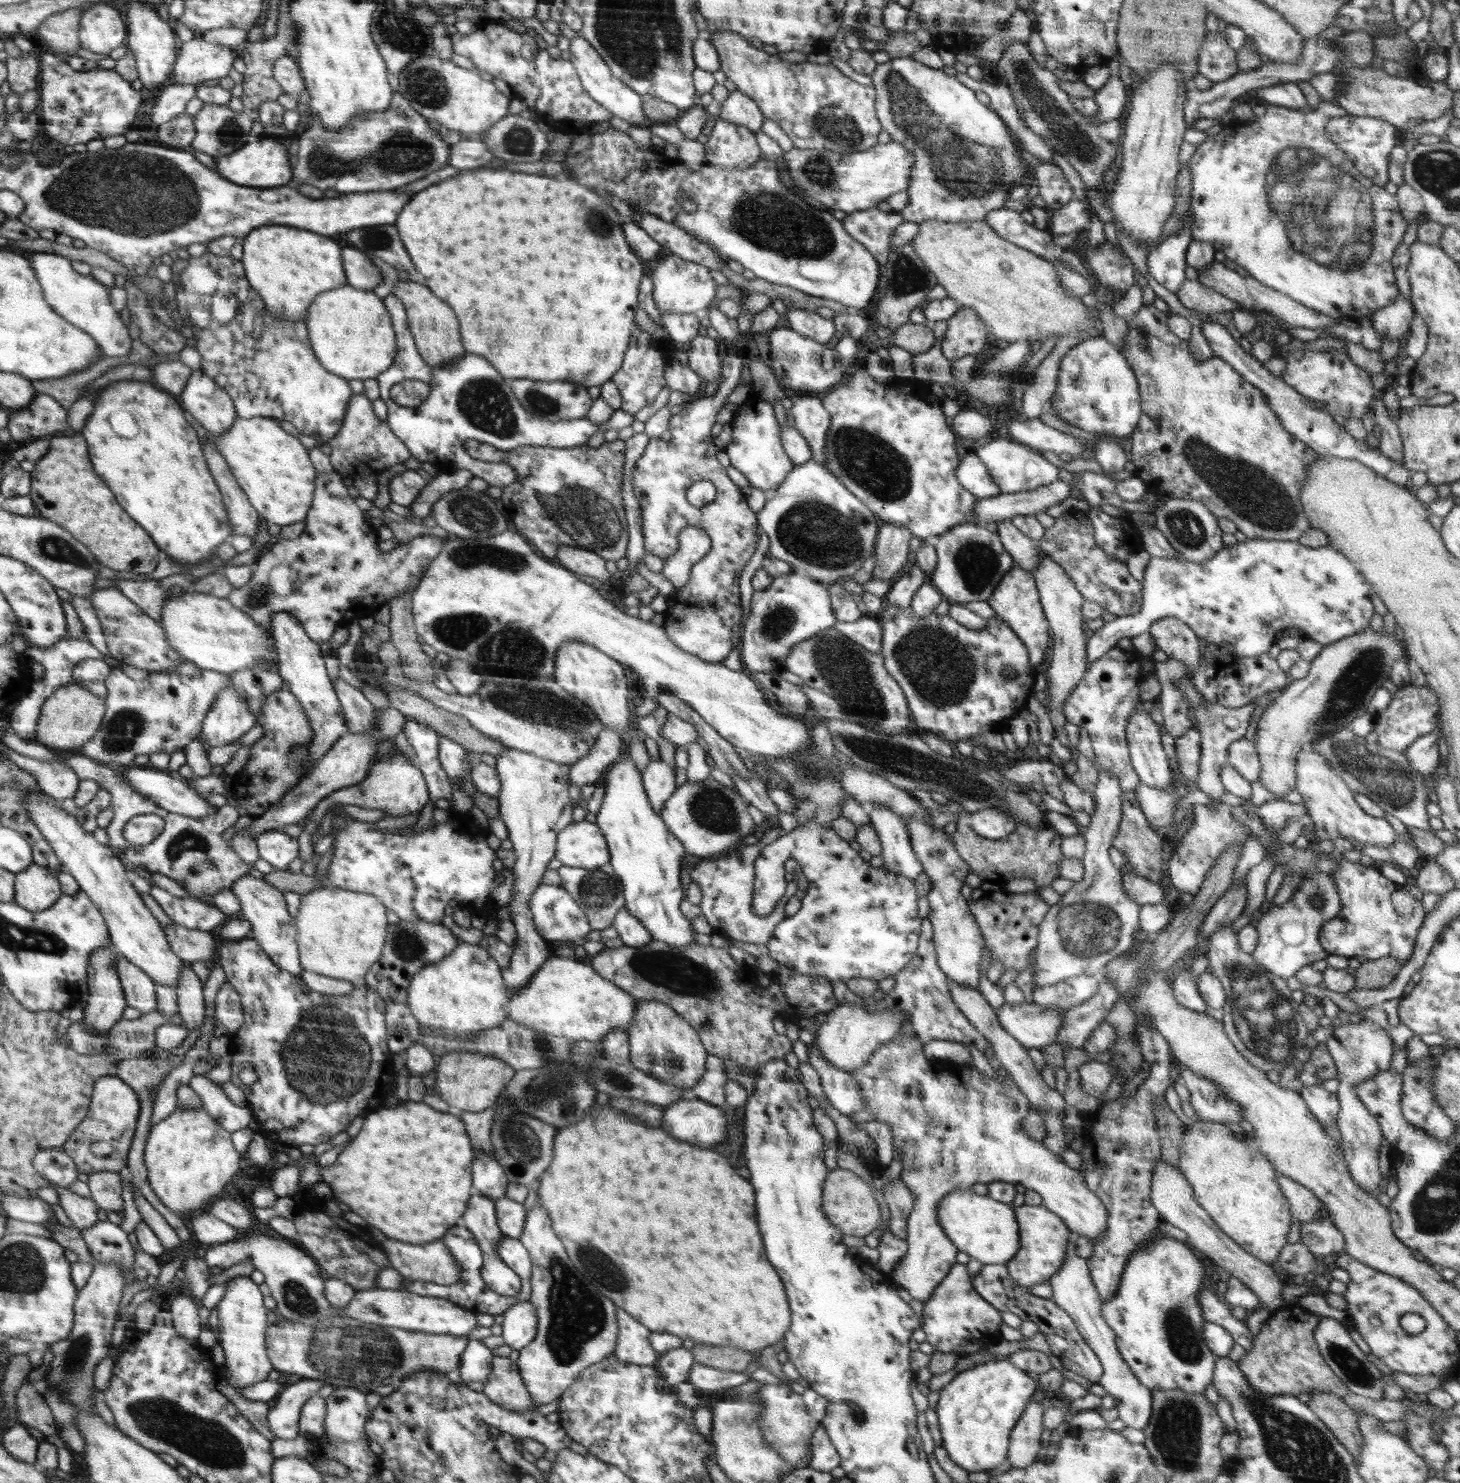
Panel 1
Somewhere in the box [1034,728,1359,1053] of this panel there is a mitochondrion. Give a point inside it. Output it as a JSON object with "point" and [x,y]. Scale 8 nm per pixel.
{"point":[1088,930]}

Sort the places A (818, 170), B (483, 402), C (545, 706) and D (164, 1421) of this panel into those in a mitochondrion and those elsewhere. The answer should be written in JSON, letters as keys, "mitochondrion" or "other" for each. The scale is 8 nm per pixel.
{"A":"mitochondrion","B":"mitochondrion","C":"mitochondrion","D":"mitochondrion"}

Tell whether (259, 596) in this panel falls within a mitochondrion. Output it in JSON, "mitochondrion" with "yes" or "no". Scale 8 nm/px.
{"mitochondrion":"yes"}

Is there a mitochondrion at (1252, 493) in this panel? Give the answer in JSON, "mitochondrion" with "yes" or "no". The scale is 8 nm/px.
{"mitochondrion":"yes"}

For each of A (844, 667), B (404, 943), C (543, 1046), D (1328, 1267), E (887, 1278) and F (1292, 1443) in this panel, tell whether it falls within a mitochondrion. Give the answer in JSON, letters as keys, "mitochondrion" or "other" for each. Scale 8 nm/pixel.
{"A":"mitochondrion","B":"mitochondrion","C":"mitochondrion","D":"other","E":"other","F":"mitochondrion"}

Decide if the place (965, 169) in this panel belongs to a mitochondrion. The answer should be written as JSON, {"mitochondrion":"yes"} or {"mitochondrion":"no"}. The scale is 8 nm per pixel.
{"mitochondrion":"yes"}

